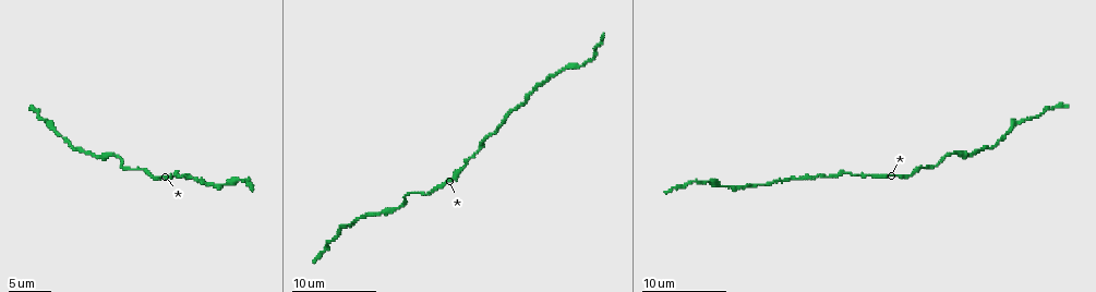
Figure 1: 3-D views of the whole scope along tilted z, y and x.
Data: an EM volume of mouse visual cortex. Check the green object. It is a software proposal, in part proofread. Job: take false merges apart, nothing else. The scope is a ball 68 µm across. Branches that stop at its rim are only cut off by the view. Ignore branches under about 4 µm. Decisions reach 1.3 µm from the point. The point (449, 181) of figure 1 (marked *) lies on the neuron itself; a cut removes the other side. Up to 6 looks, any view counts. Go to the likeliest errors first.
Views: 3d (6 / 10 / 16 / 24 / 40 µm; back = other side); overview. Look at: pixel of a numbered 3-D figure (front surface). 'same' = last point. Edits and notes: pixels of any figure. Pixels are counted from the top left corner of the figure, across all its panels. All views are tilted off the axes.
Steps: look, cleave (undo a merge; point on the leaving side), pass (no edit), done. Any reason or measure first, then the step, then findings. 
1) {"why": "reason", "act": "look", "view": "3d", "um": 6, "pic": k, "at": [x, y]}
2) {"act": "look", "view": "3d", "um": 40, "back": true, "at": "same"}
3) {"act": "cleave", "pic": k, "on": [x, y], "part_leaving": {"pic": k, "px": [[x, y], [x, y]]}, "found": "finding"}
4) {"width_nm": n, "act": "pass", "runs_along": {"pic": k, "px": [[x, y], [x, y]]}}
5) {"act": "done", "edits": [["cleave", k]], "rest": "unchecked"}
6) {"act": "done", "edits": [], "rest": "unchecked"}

{"why": "sudden change in width", "act": "look", "view": "3d", "um": 16, "pic": 1, "at": [382, 212]}

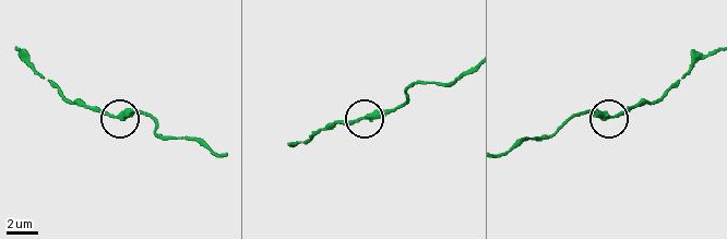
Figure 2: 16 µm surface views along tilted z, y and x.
{"width_nm": 270, "act": "pass", "runs_along": {"pic": 2, "px": [[468, 70], [447, 85], [414, 82], [403, 105], [340, 123]]}, "found": "all the same neuron"}

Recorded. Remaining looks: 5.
{"why": "thin neck", "act": "look", "view": "3d", "um": 10, "pic": 1, "at": [60, 135]}

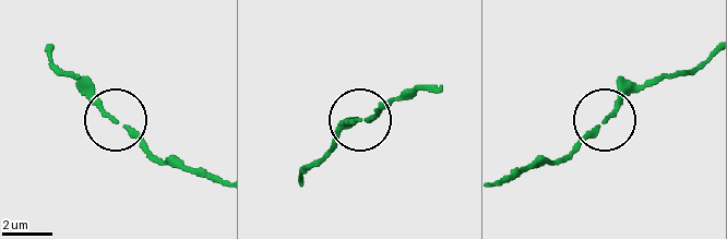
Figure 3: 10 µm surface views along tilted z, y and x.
{"act": "pass", "runs_along": {"pic": 3, "px": [[503, 182], [568, 155], [635, 86]]}, "found": "continuous, no second neuron"}

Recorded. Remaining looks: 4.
{"why": "sudden change in width", "act": "look", "view": "3d", "um": 10, "pic": 1, "at": [578, 67]}

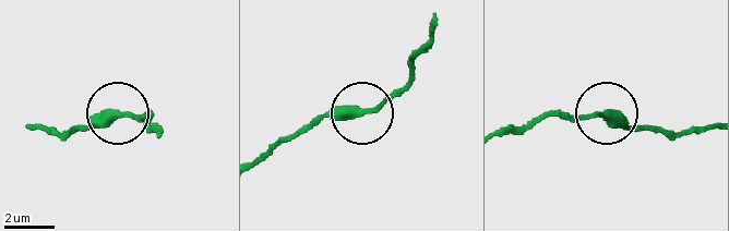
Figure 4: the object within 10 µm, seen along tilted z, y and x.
{"why": "other side", "act": "look", "view": "3d", "um": 10, "back": true, "pic": 4, "at": [119, 112]}

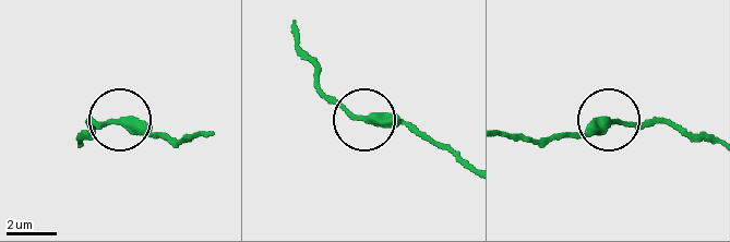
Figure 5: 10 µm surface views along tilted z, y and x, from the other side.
{"act": "pass", "runs_along": {"pic": 5, "px": [[466, 167], [407, 129], [354, 117], [319, 94]]}, "found": "all the same neuron"}

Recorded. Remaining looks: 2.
{"act": "done", "edits": [], "rest": "unchecked"}

